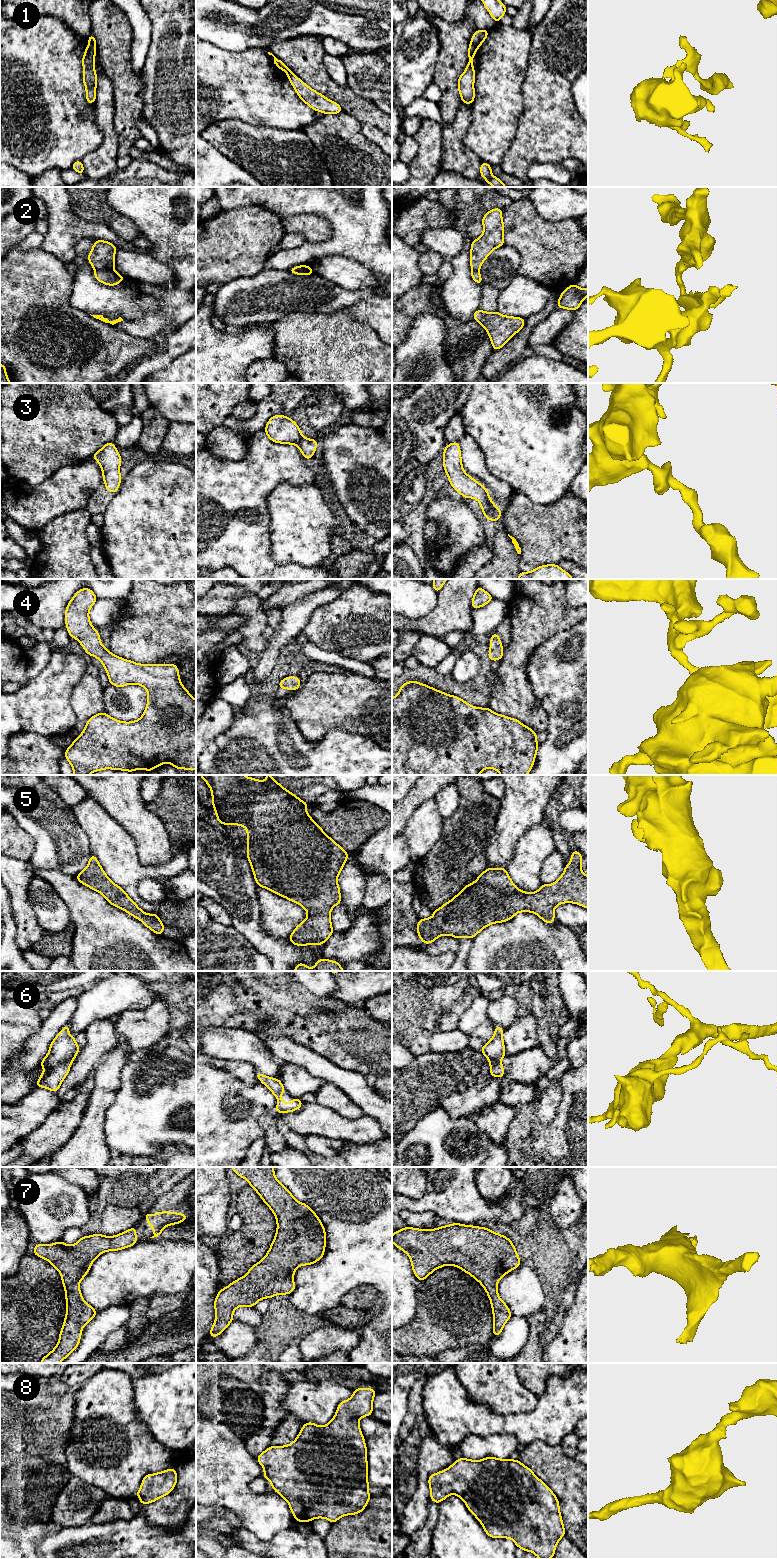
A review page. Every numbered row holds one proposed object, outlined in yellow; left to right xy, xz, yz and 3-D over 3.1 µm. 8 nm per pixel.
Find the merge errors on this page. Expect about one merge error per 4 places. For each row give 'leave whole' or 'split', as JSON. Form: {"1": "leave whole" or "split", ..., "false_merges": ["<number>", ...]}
{"1": "split", "2": "split", "3": "leave whole", "4": "leave whole", "5": "leave whole", "6": "leave whole", "7": "leave whole", "8": "leave whole", "false_merges": ["1", "2"]}

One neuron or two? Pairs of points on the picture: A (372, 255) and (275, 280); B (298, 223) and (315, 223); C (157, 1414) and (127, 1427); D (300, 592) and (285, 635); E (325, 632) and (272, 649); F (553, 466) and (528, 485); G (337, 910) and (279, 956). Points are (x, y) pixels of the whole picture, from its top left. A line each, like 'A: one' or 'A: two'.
A: two
B: one
C: two
D: two
E: two
F: one
G: two

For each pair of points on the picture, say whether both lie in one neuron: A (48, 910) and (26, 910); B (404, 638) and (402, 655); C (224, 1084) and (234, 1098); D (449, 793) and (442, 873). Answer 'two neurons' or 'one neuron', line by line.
A: two neurons
B: one neuron
C: one neuron
D: two neurons

